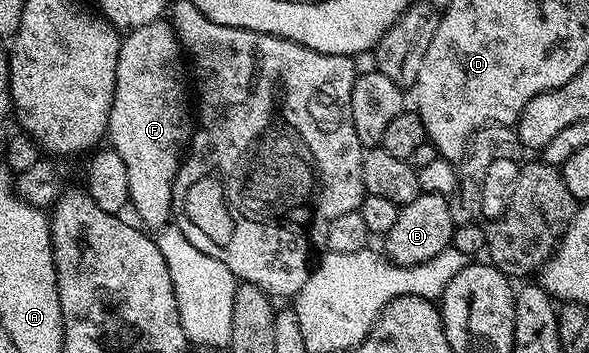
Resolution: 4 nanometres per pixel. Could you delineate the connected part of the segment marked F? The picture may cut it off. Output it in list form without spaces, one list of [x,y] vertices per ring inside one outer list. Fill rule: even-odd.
[[[170,20],[145,23],[145,27],[130,30],[119,42],[115,94],[107,124],[109,145],[125,162],[130,208],[135,208],[148,230],[155,229],[151,231],[162,230],[172,220],[173,183],[193,132],[183,65],[185,69],[183,47]]]

